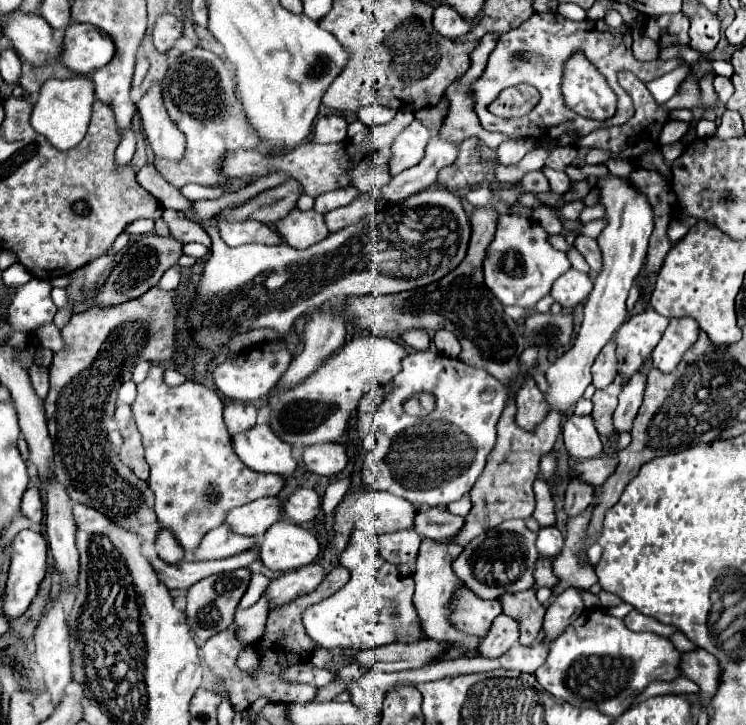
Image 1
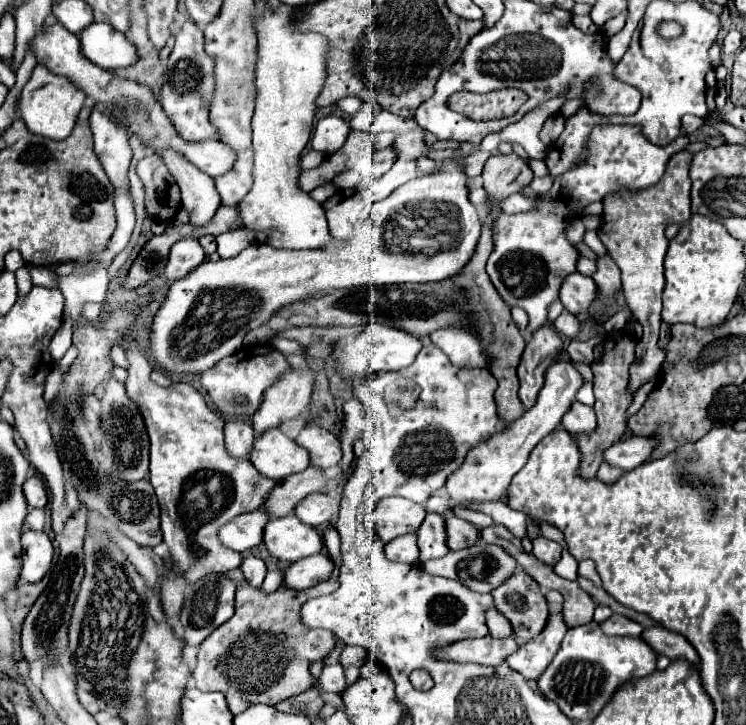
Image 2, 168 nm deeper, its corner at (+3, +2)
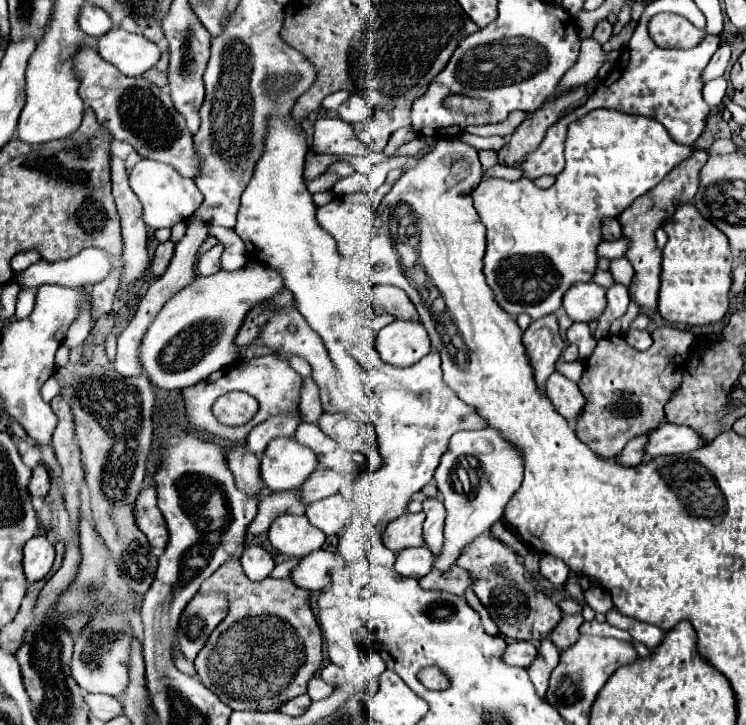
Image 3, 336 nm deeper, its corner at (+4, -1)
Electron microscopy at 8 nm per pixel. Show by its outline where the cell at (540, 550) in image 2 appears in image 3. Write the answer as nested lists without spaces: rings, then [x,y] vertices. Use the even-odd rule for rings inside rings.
[[[542,556],[540,560],[540,574],[554,586],[560,586],[566,582],[568,574],[570,574],[570,568],[560,560],[560,558],[554,558],[554,556]]]

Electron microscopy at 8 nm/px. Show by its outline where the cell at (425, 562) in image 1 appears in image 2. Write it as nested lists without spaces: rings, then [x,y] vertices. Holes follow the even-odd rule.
[[[427,513],[425,521],[417,531],[417,547],[419,547],[419,563],[423,565],[429,559],[439,559],[449,553],[445,545],[445,527],[443,517],[437,513]]]

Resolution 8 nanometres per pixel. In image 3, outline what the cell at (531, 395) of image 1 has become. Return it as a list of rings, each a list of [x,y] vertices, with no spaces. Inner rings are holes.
[[[548,314],[544,318],[534,320],[528,330],[524,332],[524,346],[534,368],[534,378],[544,390],[546,378],[556,370],[556,354],[562,354],[564,340],[558,332],[556,314]]]

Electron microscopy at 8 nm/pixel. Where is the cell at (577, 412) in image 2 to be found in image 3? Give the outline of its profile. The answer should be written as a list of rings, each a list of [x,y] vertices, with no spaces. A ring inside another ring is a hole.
[[[560,372],[550,374],[550,378],[546,380],[546,396],[552,400],[556,410],[570,422],[574,422],[580,408],[584,408],[584,396],[580,394],[578,386]]]

